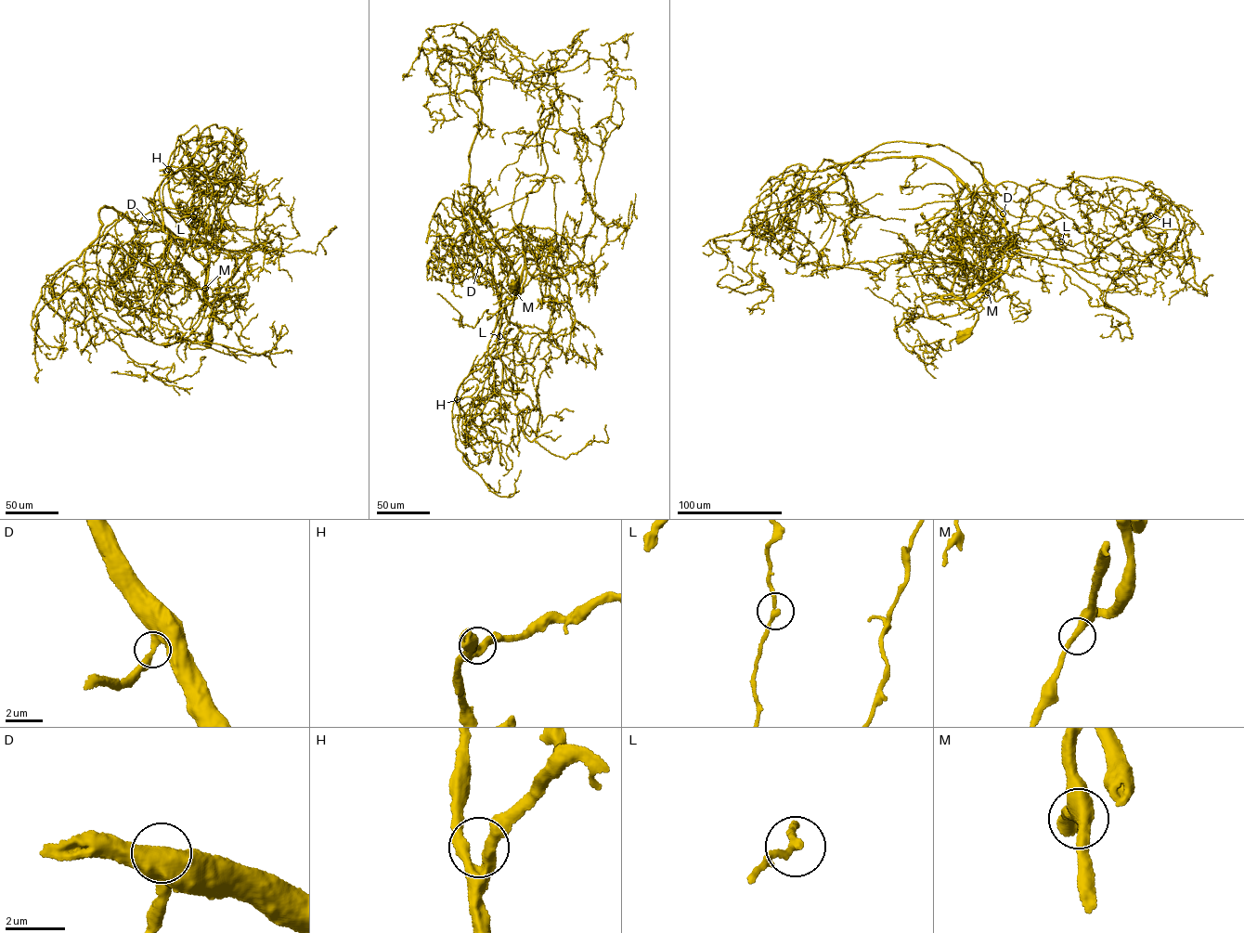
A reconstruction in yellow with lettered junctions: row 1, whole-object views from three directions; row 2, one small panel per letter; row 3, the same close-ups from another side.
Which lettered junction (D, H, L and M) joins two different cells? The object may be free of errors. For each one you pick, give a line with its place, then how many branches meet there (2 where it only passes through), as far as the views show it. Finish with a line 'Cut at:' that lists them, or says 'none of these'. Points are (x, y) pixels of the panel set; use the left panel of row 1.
Cut at: none of these

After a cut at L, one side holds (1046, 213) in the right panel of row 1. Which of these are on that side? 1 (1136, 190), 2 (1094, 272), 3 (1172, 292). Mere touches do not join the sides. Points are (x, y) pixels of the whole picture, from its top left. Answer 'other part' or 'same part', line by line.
1: other part
2: other part
3: other part

